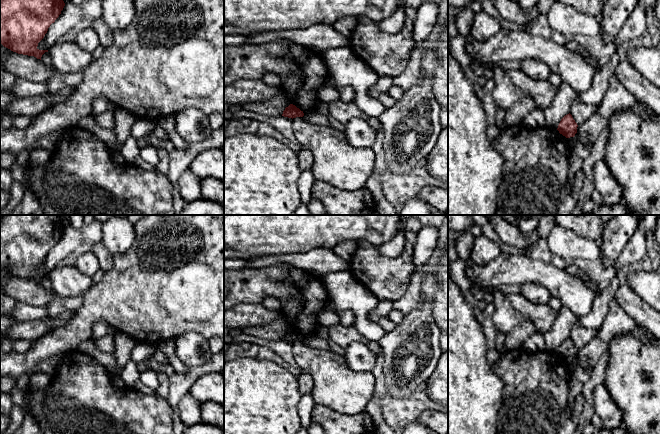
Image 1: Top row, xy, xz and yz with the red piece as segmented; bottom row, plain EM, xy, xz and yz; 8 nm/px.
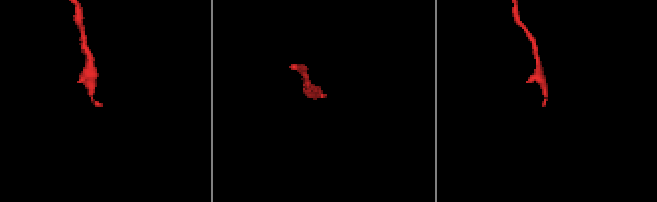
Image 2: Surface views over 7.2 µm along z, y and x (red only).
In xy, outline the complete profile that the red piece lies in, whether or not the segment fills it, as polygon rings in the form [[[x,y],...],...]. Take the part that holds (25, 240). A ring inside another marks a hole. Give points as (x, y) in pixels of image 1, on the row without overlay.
[[[2,215],[0,267],[13,276],[41,284],[48,274],[39,274],[38,267],[64,230],[60,215]]]

